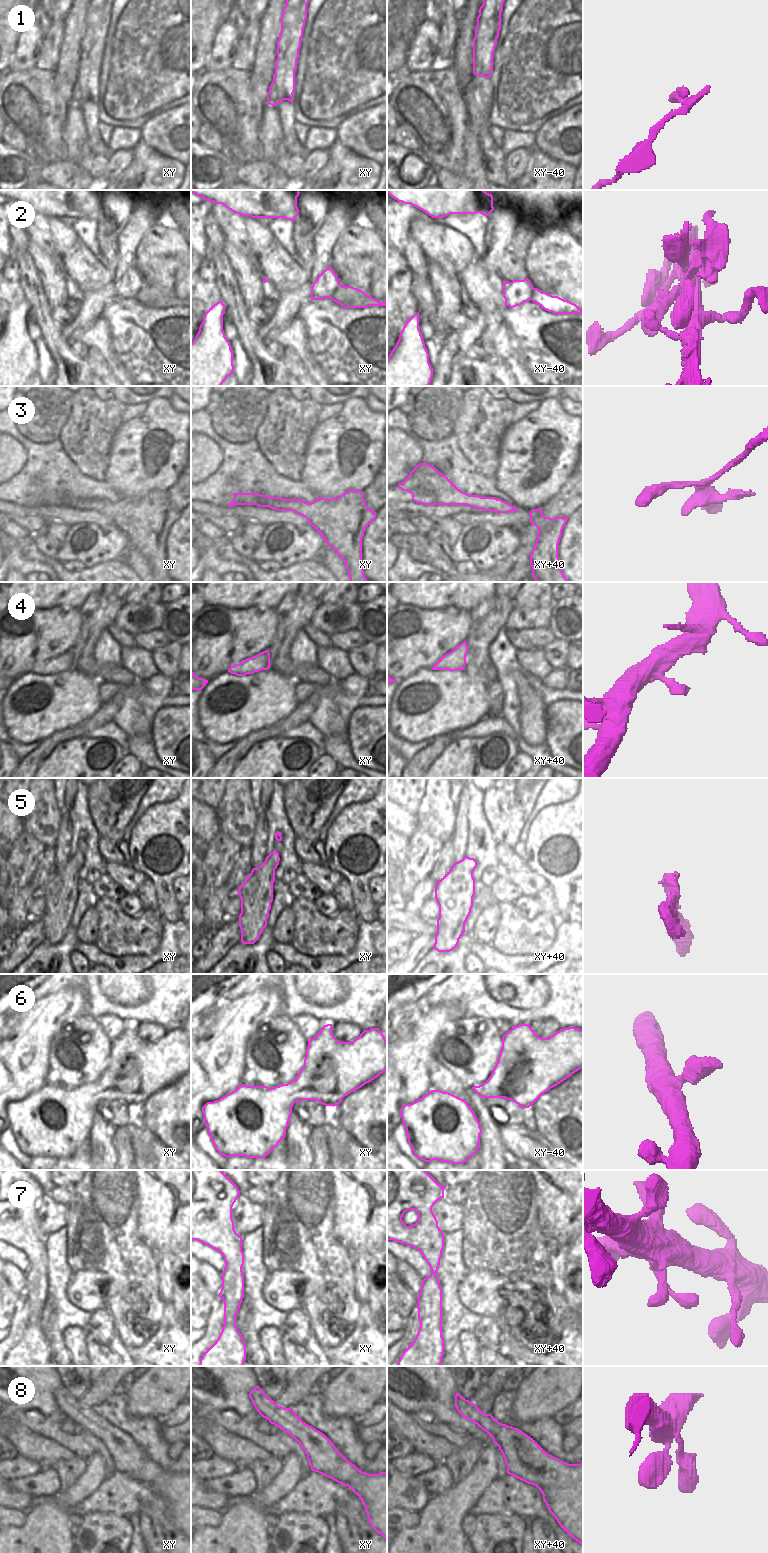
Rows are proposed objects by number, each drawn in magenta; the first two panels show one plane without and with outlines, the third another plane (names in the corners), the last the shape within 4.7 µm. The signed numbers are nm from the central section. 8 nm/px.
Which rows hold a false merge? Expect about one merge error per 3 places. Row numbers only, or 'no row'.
1

